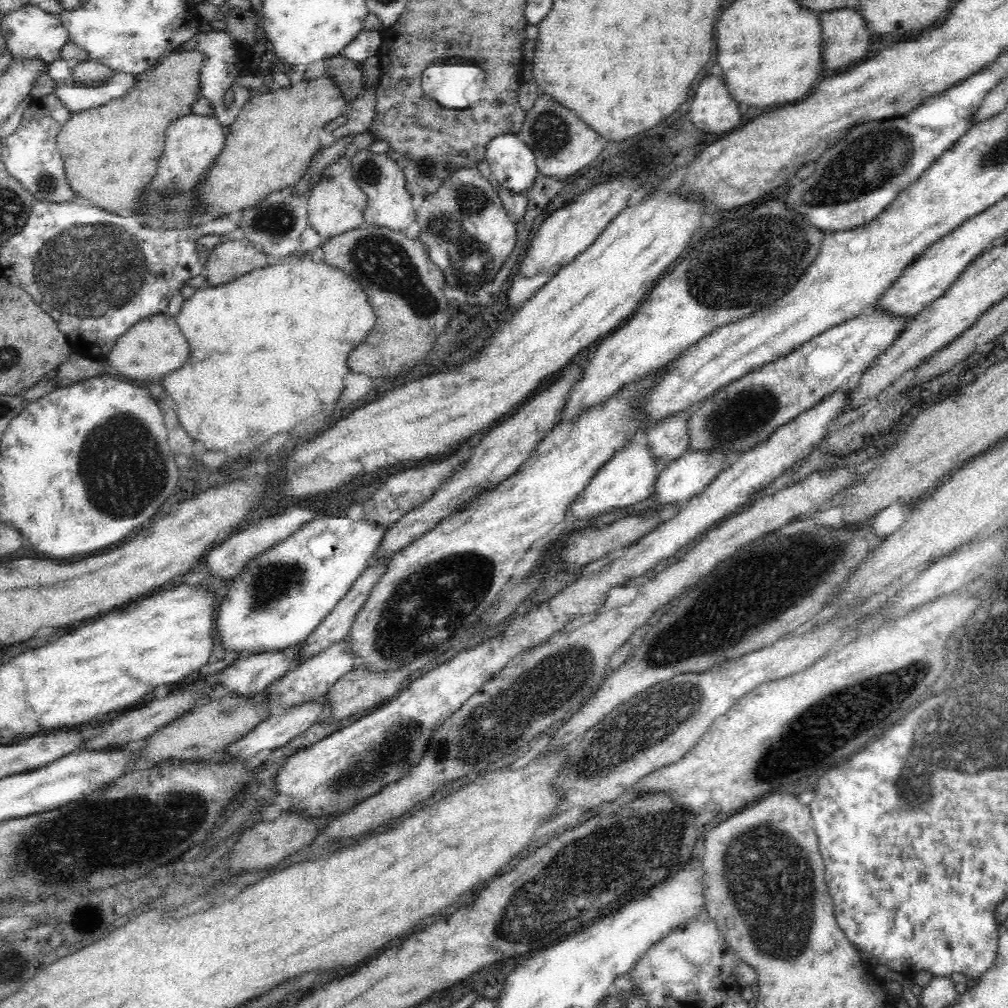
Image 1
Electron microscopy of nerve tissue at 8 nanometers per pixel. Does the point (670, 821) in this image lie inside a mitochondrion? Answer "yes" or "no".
yes

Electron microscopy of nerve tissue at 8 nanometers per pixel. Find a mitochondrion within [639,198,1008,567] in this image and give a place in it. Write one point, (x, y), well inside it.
(712, 284)

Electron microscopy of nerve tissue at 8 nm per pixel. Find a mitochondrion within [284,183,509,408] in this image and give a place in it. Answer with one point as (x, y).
(385, 263)

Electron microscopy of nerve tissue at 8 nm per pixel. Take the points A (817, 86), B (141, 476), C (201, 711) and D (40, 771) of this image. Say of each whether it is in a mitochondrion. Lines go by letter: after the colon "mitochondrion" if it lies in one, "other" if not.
A: other
B: mitochondrion
C: other
D: other

